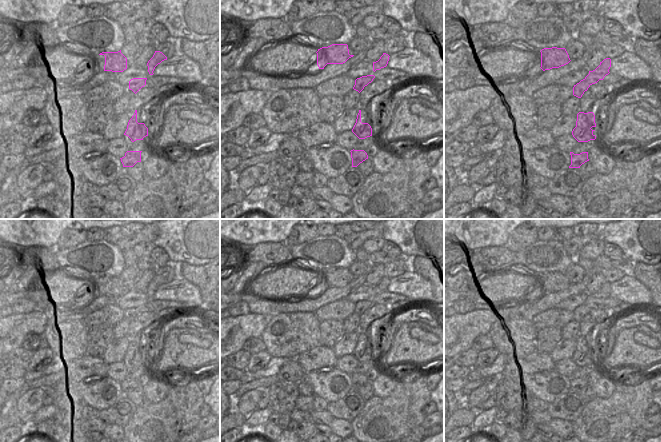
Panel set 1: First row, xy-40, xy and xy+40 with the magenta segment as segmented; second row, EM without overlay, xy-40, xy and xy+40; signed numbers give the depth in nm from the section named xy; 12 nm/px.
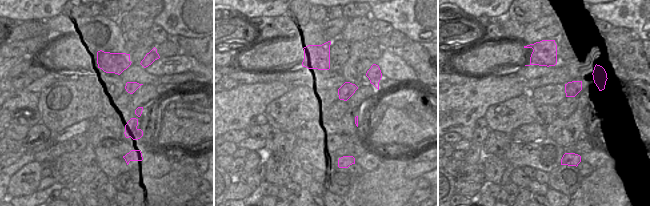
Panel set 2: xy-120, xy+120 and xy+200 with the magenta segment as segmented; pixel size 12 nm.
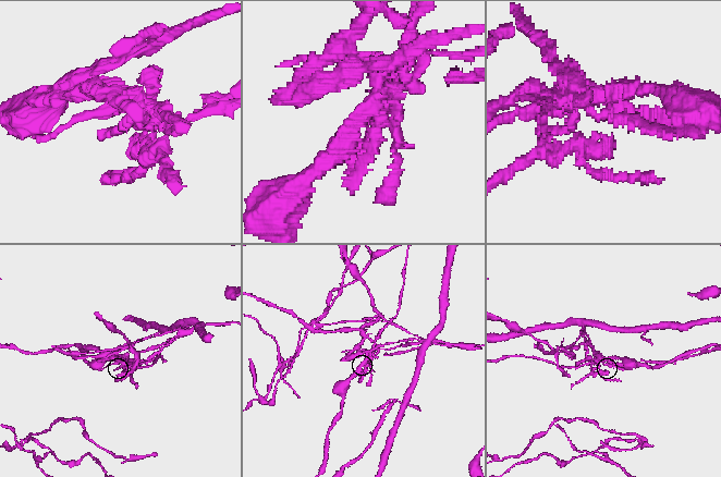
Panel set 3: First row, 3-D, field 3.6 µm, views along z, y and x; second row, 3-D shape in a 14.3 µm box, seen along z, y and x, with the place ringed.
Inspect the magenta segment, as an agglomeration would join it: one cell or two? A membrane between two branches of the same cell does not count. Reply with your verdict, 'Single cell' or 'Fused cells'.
Fused cells

